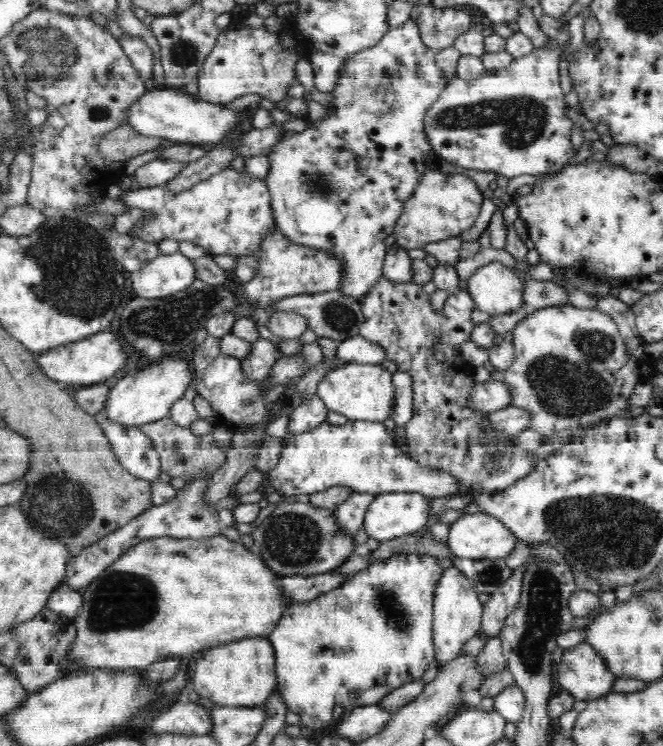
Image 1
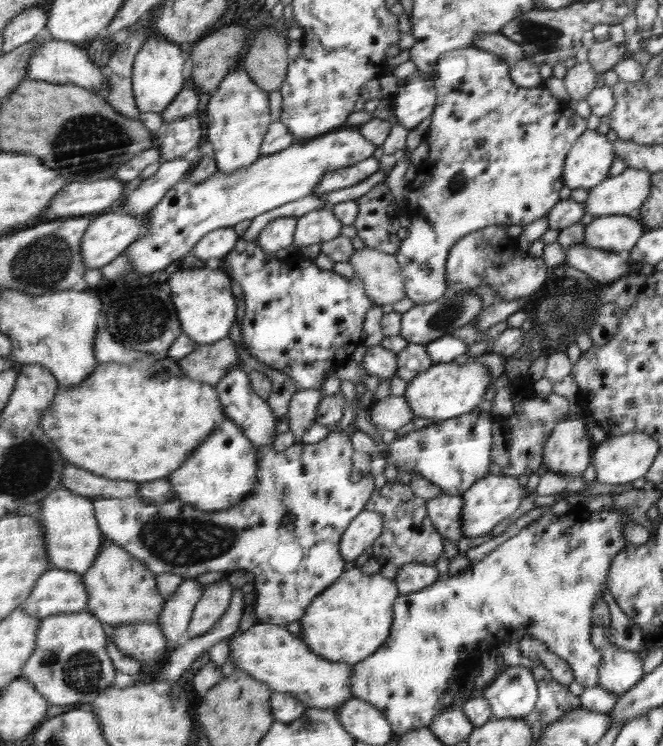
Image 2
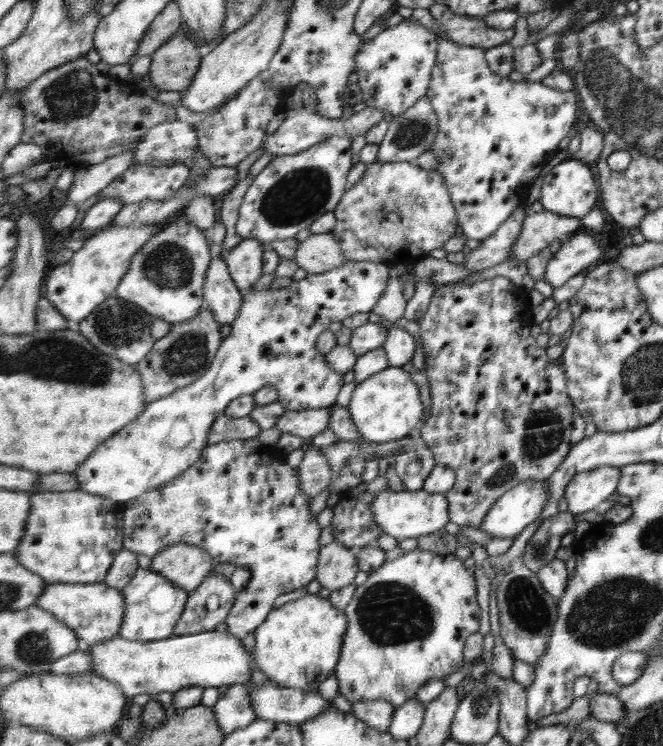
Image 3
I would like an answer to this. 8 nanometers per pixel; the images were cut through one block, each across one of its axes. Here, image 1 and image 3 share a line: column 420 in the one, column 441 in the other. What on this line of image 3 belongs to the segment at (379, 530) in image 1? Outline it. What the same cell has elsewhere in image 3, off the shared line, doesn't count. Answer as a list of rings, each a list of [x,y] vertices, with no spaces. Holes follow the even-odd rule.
[[[423,488],[416,492],[392,490],[381,492],[373,500],[372,511],[377,524],[380,524],[386,533],[398,540],[432,535],[436,531],[444,530],[450,521],[448,497],[436,492],[426,492]]]

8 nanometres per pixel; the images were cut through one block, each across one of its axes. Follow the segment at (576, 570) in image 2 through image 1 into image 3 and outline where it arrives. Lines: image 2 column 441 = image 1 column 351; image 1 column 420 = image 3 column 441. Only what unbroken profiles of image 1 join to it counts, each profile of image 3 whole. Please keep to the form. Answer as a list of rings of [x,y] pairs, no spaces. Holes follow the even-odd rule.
[[[416,549],[416,550],[403,553],[403,554],[399,553],[396,555],[392,555],[390,560],[387,560],[386,562],[384,562],[384,564],[382,564],[382,566],[380,566],[379,569],[374,570],[374,572],[372,572],[372,574],[368,576],[368,580],[366,580],[364,584],[357,586],[357,590],[353,598],[350,599],[349,606],[343,609],[343,611],[346,612],[346,615],[348,615],[348,630],[346,632],[343,646],[341,648],[340,660],[337,663],[336,671],[334,672],[339,682],[339,694],[344,696],[344,698],[346,698],[346,700],[349,700],[351,703],[358,702],[358,701],[382,699],[382,700],[385,700],[386,702],[389,702],[390,704],[395,705],[396,707],[401,707],[404,703],[408,702],[410,699],[416,698],[416,694],[418,694],[418,690],[420,690],[420,688],[422,688],[422,686],[424,686],[426,682],[429,682],[430,679],[442,679],[444,676],[448,676],[448,674],[452,674],[452,672],[454,672],[454,668],[456,668],[454,664],[462,660],[462,650],[465,650],[467,636],[473,635],[476,632],[476,630],[478,630],[478,624],[480,624],[480,608],[478,608],[478,602],[476,602],[476,580],[474,580],[474,578],[472,578],[470,574],[468,574],[468,570],[466,570],[466,567],[464,567],[463,561],[464,560],[459,559],[454,553],[450,553],[447,555],[438,555],[436,553],[430,552],[429,550],[420,550],[420,549]],[[370,636],[372,636],[372,648],[376,648],[376,650],[380,652],[380,660],[382,660],[382,668],[380,668],[380,670],[376,670],[376,674],[368,678],[368,674],[366,674],[366,672],[368,672],[368,666],[366,666],[366,664],[368,664],[368,656],[370,656],[370,648],[362,648],[362,646],[370,646]],[[354,654],[364,654],[364,658],[366,658],[366,664],[362,664],[362,662],[356,662],[356,660],[354,660]]]

